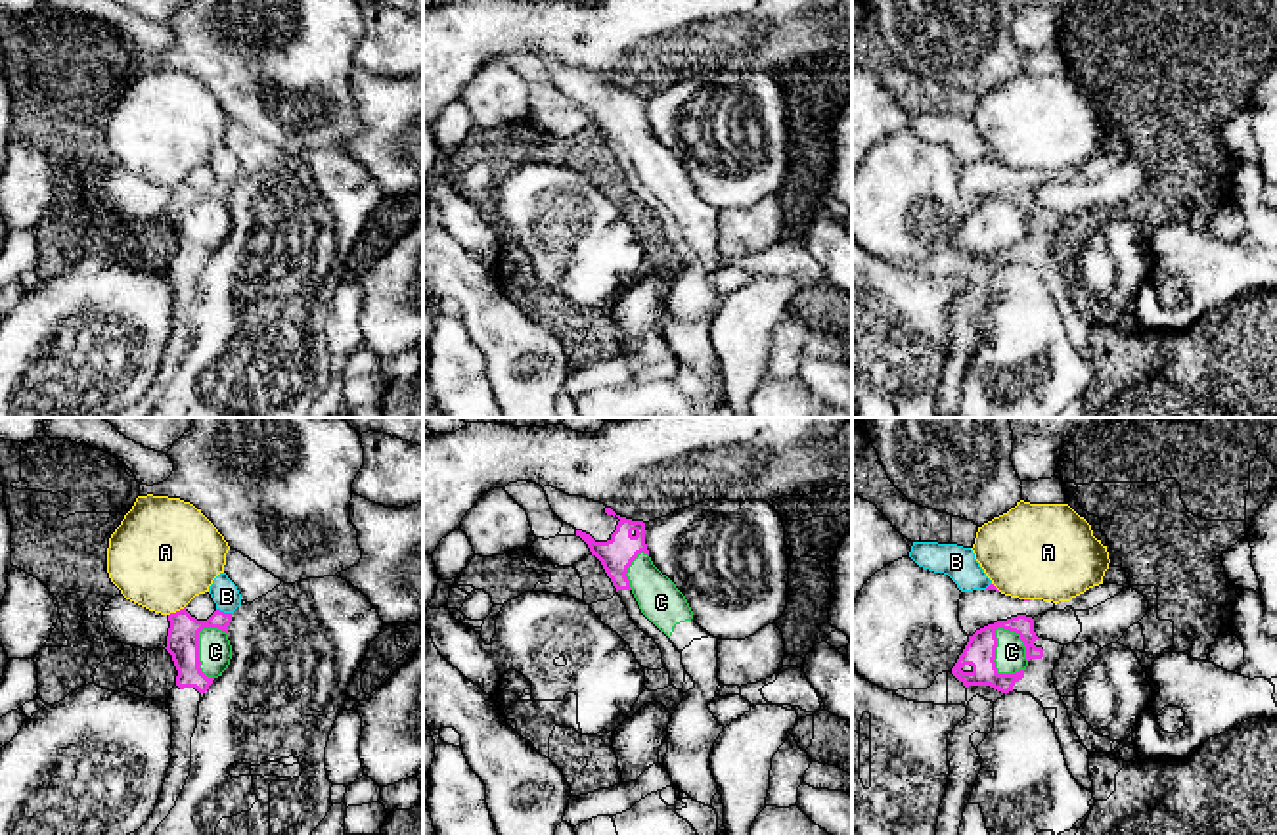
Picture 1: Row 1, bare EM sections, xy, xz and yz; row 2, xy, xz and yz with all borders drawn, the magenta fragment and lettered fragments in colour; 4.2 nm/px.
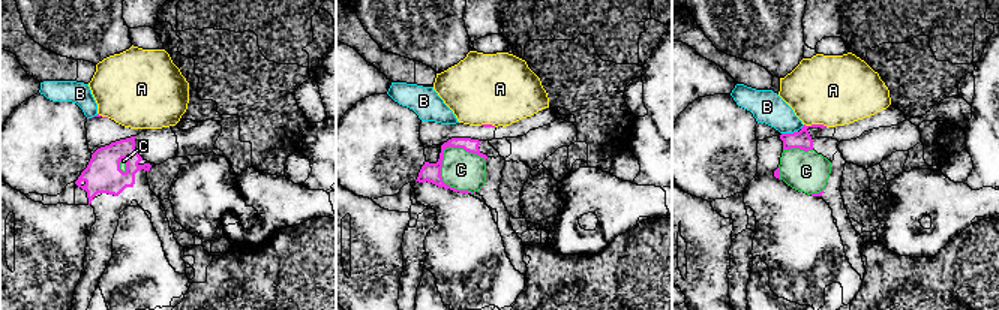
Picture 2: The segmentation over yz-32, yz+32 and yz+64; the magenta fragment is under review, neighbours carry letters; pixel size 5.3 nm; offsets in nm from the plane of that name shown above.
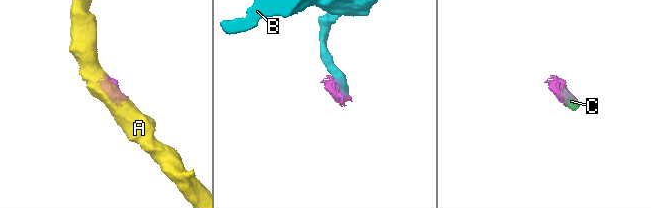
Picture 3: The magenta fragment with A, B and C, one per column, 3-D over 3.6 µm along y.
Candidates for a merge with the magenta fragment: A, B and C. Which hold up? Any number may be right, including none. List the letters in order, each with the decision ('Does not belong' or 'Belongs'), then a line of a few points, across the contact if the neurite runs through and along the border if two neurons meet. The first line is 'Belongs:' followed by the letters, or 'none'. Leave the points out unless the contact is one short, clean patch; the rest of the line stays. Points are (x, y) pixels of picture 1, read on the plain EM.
Belongs: C
A: Does not belong
B: Does not belong. Line: xy (217, 179), (230, 184)
C: Belongs. Line: yz (979, 223), (985, 223), (994, 232), (1004, 223), (1011, 223)

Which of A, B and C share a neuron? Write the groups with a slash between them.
A / B / C

